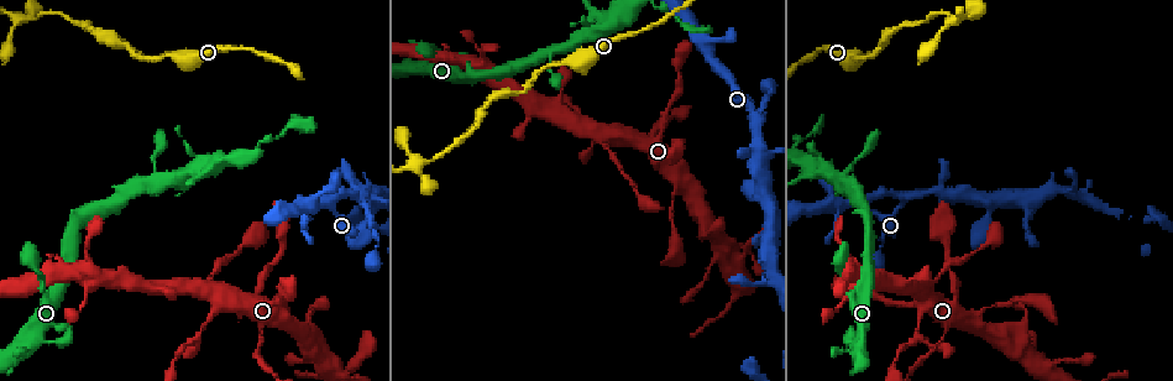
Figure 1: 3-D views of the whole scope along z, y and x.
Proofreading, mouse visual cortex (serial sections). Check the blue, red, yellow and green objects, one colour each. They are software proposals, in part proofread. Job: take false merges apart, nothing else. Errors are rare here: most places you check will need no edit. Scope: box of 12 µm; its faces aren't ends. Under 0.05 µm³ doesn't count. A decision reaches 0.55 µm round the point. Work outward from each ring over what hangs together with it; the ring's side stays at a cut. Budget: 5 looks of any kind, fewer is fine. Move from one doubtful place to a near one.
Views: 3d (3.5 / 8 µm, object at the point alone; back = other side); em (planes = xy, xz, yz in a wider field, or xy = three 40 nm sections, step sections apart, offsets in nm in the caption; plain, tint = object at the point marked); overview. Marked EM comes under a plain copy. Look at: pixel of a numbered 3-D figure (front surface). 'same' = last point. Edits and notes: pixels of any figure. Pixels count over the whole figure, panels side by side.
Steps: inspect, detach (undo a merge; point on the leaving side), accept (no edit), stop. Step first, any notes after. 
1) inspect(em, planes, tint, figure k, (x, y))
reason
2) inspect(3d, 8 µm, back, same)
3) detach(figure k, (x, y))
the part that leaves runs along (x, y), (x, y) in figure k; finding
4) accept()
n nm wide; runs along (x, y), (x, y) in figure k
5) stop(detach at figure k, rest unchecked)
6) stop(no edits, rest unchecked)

inspect(3d, 8 µm, figure 1, (198, 337))
branch point

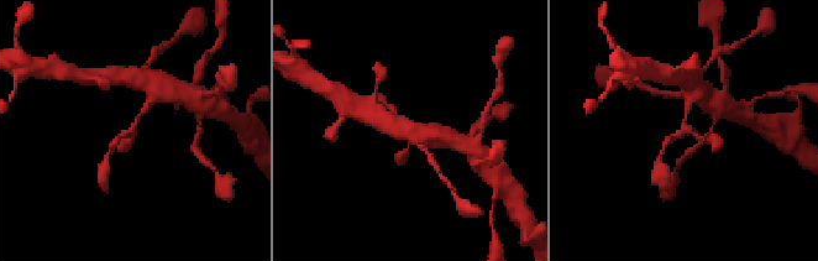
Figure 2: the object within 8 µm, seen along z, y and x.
inspect(em, planes, tint, figure 2, (131, 128))

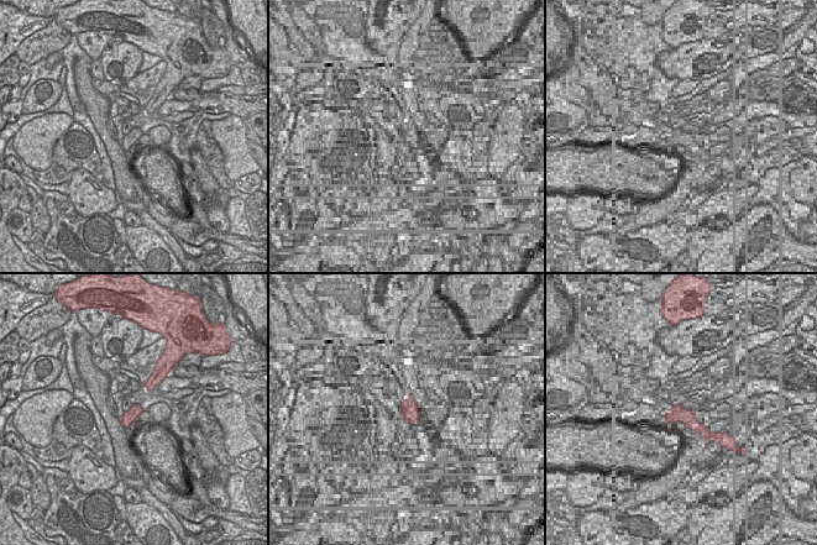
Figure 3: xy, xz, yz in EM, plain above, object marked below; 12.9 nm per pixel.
accept()
runs along (158, 90), (132, 128), (111, 146) in figure 2; all the same cell

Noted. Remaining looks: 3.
inspect(3d, 8 µm, figure 1, (726, 78))
two arms in line, one across

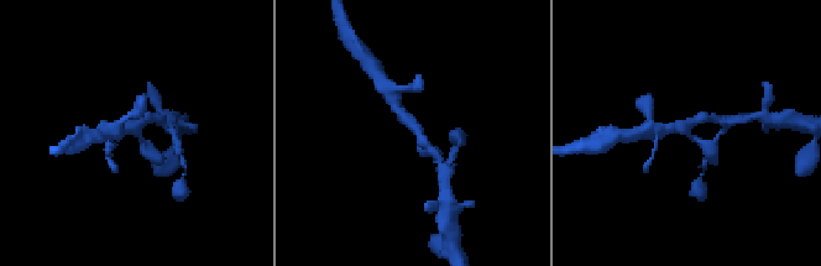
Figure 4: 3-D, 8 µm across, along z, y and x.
inspect(em, xy, step 5, tint, figure 4, (135, 130))
3 arms; arms of 250, 250, 250 nm; need the tissue

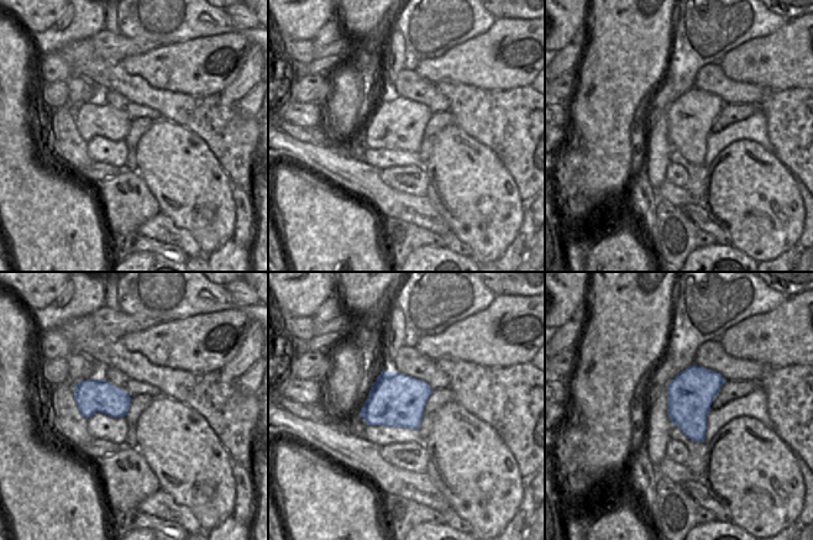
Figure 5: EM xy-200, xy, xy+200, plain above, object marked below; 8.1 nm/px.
accept()
runs along (147, 150), (137, 125), (156, 119) in figure 4; one cell here

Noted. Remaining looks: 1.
stop(no edits, rest unchecked)

